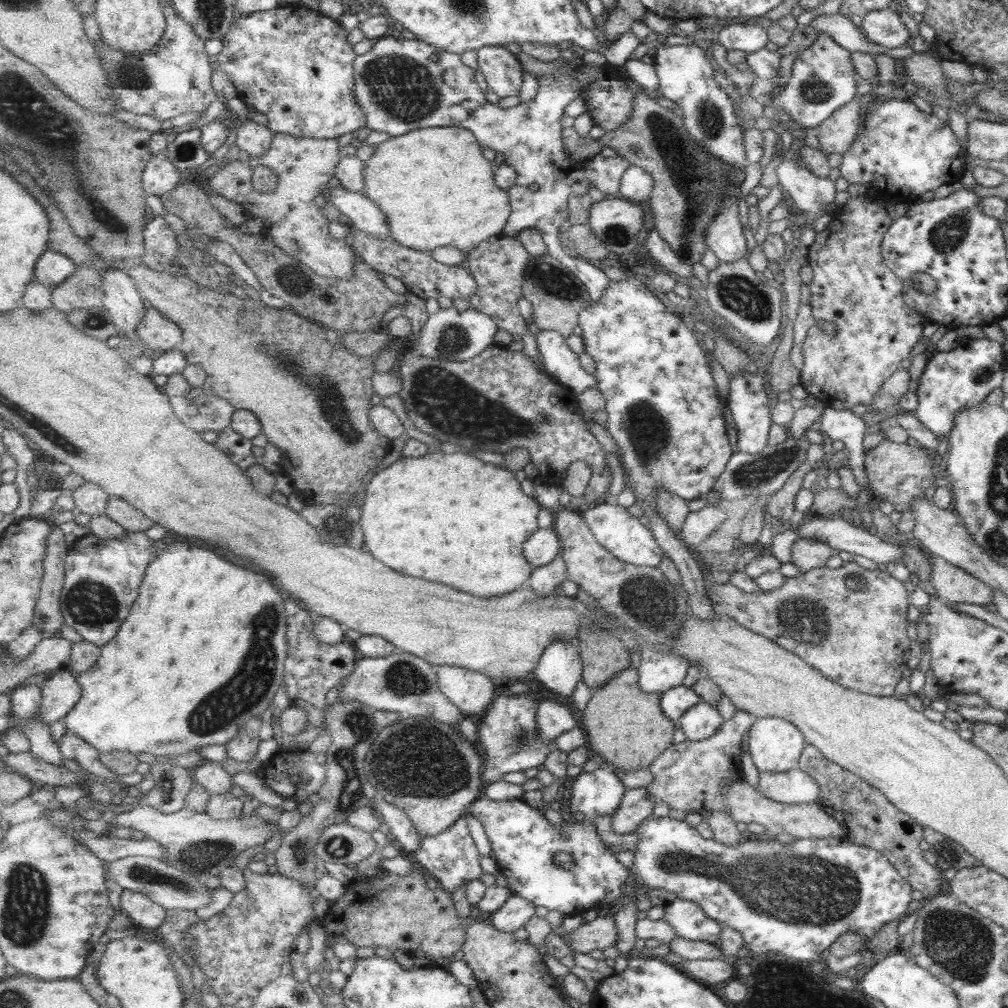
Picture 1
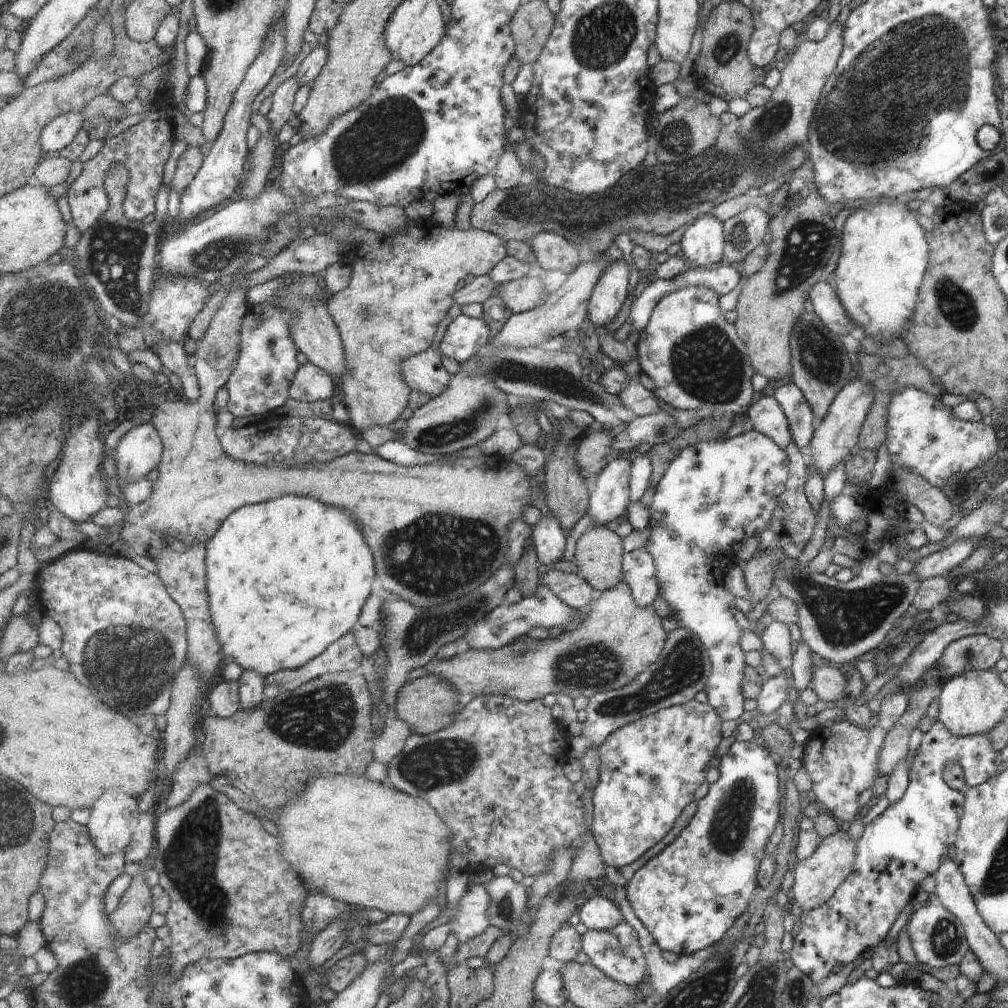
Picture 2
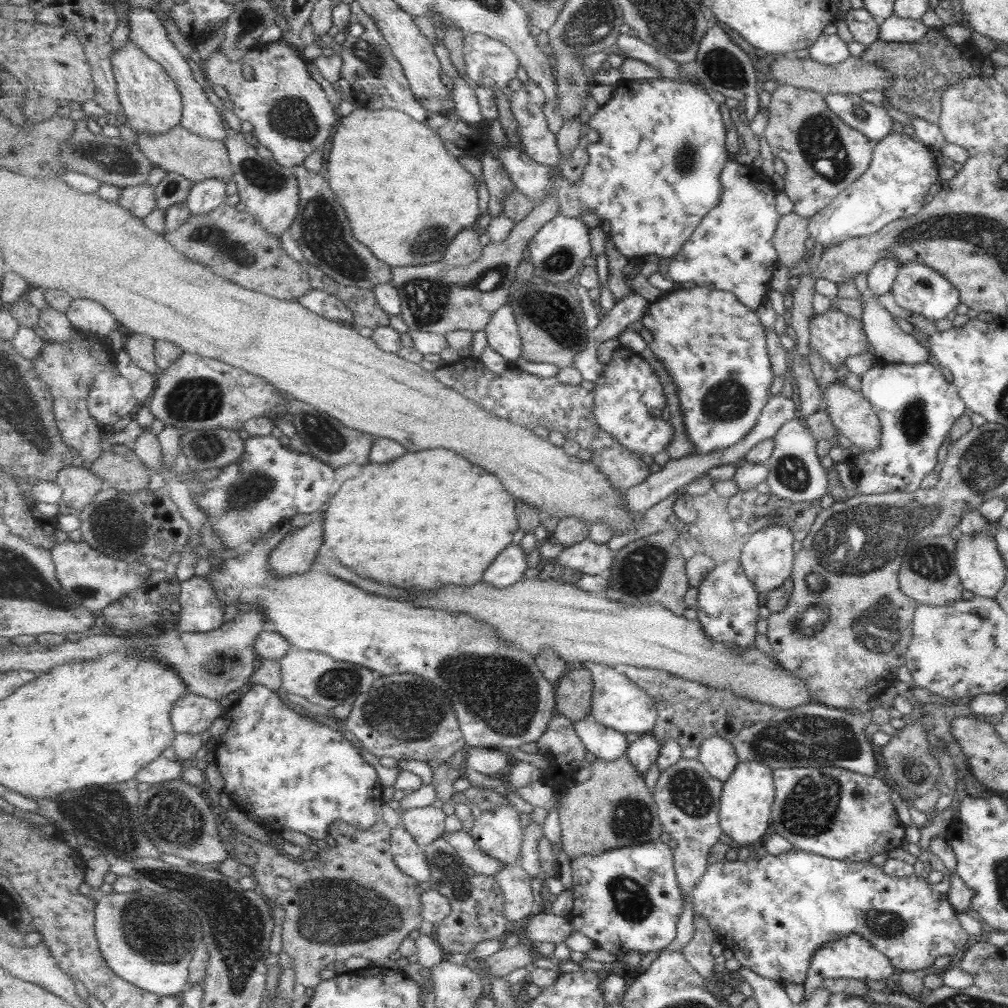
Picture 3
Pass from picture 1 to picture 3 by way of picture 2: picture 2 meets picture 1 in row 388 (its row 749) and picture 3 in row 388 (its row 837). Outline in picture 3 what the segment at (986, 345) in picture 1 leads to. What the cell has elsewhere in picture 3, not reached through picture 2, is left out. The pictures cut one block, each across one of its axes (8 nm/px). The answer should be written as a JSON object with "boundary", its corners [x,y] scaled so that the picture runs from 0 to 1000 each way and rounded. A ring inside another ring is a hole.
{"boundary":[[[869,357],[852,376],[853,391],[863,402],[873,420],[874,434],[873,442],[870,445],[852,448],[842,454],[844,475],[854,490],[907,487],[912,483],[914,476],[926,467],[930,459],[930,446],[938,440],[945,419],[959,409],[956,400],[949,392],[945,380],[938,378],[933,366],[924,363],[920,358],[901,362]]]}

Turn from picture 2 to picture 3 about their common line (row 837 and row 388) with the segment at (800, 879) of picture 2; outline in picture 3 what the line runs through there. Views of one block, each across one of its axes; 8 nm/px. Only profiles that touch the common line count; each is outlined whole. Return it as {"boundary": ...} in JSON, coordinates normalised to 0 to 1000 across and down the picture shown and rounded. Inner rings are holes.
{"boundary":[[[829,376],[826,381],[814,386],[814,391],[816,395],[815,406],[822,411],[830,432],[840,435],[853,448],[866,447],[873,442],[873,420],[863,402],[852,389],[846,389],[833,376]]]}

